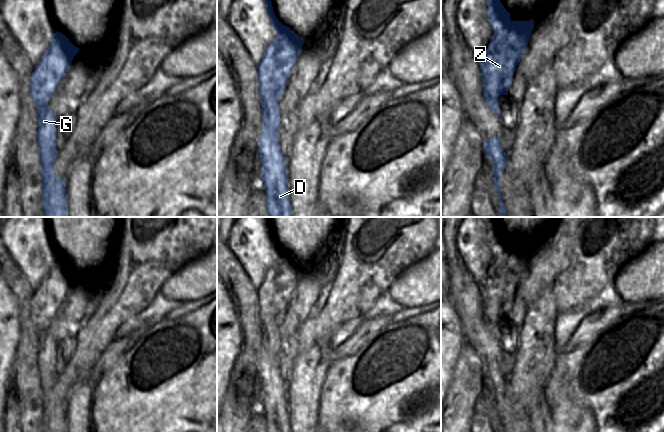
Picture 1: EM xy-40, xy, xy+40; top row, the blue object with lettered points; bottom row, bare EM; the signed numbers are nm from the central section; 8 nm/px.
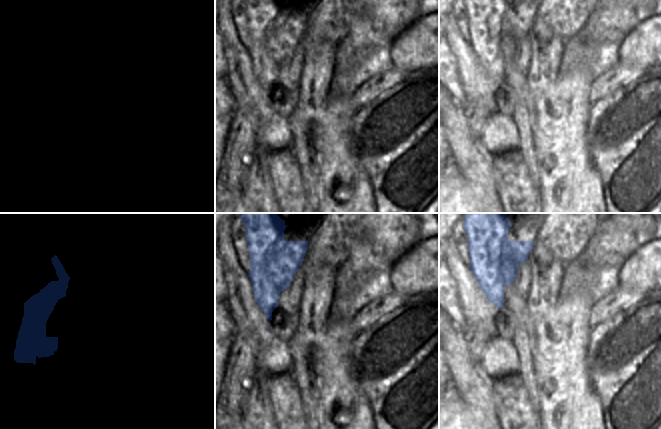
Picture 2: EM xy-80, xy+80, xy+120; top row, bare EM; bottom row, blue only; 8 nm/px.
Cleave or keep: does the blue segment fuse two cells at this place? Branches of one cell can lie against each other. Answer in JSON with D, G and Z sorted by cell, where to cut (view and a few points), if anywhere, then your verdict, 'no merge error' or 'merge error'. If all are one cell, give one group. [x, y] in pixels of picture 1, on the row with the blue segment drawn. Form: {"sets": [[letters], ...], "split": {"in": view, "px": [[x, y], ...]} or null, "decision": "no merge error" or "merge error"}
{"sets": [["D"], ["G", "Z"]], "split": {"in": "xy", "px": [[284, 157], [276, 162], [270, 160], [262, 161]]}, "decision": "merge error"}

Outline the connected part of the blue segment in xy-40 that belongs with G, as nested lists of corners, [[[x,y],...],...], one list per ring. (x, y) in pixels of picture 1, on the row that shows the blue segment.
[[[57,31],[53,34],[52,42],[40,62],[34,67],[30,94],[38,106],[39,128],[36,140],[40,161],[54,163],[58,156],[56,148],[58,117],[50,110],[48,102],[79,50],[65,35]]]

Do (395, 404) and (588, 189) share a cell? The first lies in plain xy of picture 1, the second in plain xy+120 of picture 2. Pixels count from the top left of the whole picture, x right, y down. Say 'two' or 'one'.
two

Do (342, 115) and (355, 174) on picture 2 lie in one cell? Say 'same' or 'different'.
same

